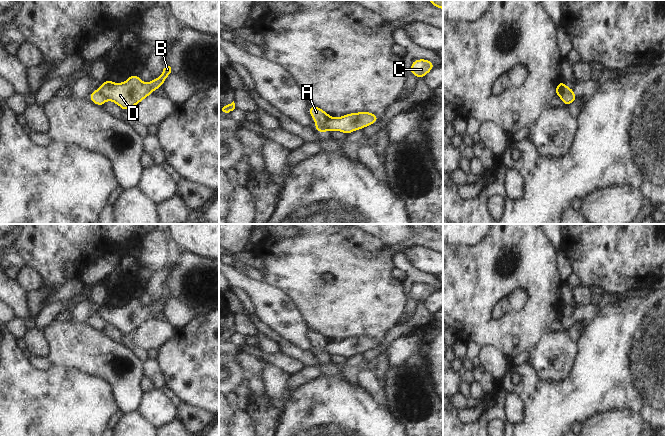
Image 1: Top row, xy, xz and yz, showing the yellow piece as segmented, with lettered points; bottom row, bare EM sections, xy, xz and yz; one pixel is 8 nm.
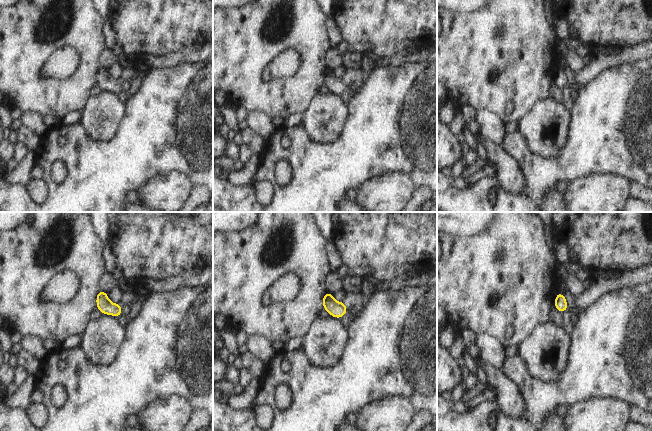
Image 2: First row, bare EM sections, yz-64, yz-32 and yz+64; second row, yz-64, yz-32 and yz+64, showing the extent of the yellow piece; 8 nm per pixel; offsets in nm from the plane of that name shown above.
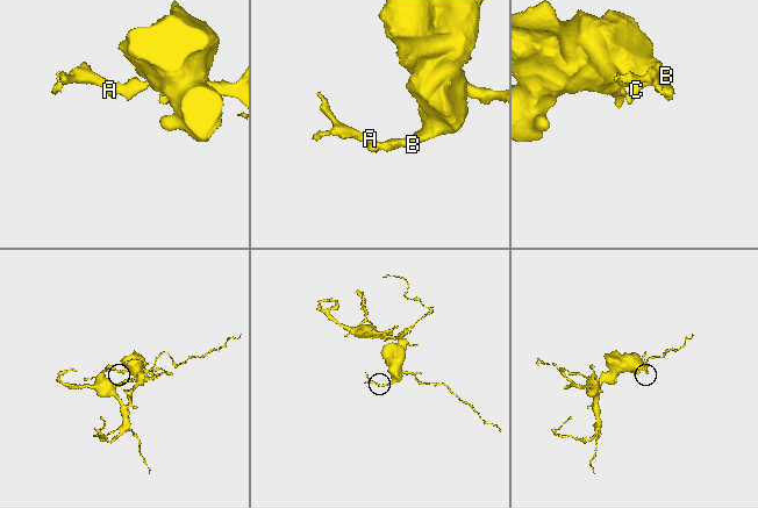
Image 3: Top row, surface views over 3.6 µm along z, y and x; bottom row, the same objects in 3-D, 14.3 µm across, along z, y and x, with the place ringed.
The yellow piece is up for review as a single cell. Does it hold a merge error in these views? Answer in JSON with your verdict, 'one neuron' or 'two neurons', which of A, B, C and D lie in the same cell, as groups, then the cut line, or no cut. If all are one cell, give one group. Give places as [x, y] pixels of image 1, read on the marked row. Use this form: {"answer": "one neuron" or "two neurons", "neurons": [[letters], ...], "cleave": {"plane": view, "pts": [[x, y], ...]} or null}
{"answer": "two neurons", "neurons": [["A"], ["B", "C", "D"]], "cleave": {"plane": "yz", "pts": [[562, 82], [562, 89], [565, 92], [572, 92]]}}

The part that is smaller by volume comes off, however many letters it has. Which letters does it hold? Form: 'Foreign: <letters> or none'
Foreign: A

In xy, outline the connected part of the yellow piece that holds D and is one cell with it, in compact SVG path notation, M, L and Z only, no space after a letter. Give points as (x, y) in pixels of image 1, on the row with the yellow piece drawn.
M165 63L161 76L149 83L144 83L139 75L132 74L122 83L114 83L110 79L103 81L98 89L108 100L117 104L123 111L127 111L151 95L154 90L162 87L166 78L172 73L171 64Z

